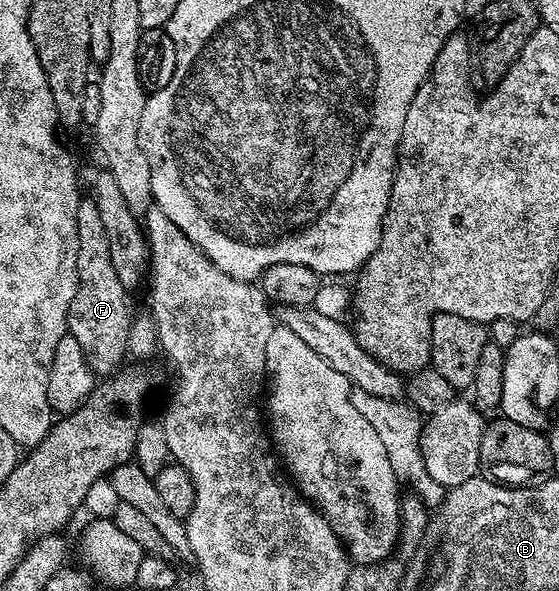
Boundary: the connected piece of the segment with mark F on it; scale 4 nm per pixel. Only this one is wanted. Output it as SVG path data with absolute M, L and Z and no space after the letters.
M80 199L77 206L77 294L73 294L73 302L67 315L67 330L70 336L81 342L81 350L85 350L85 358L89 362L96 377L106 378L120 371L122 360L127 356L128 330L131 328L132 312L127 310L128 289L124 288L117 270L113 270L113 260L109 258L109 238L105 238L105 226L101 226L101 214L97 214L94 199Z

